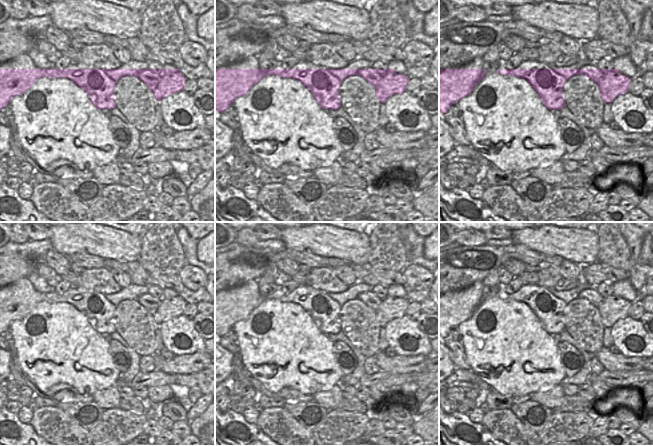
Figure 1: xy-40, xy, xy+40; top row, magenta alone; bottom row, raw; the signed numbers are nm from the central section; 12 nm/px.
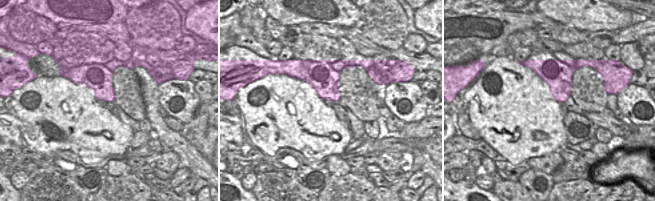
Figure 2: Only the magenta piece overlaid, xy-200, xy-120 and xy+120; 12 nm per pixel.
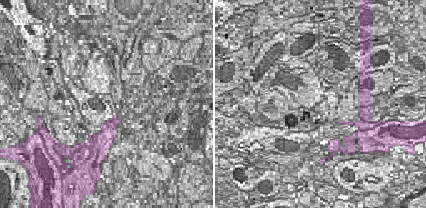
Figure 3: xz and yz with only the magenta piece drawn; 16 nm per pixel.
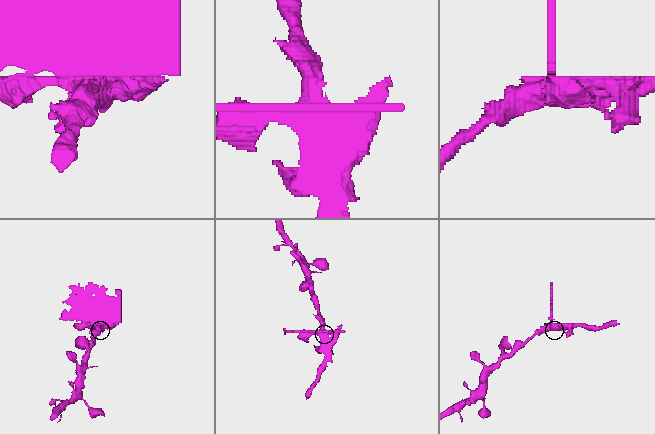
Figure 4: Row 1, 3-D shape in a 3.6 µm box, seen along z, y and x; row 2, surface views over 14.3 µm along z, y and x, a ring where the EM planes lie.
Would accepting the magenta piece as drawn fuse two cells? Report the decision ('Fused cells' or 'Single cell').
Fused cells

